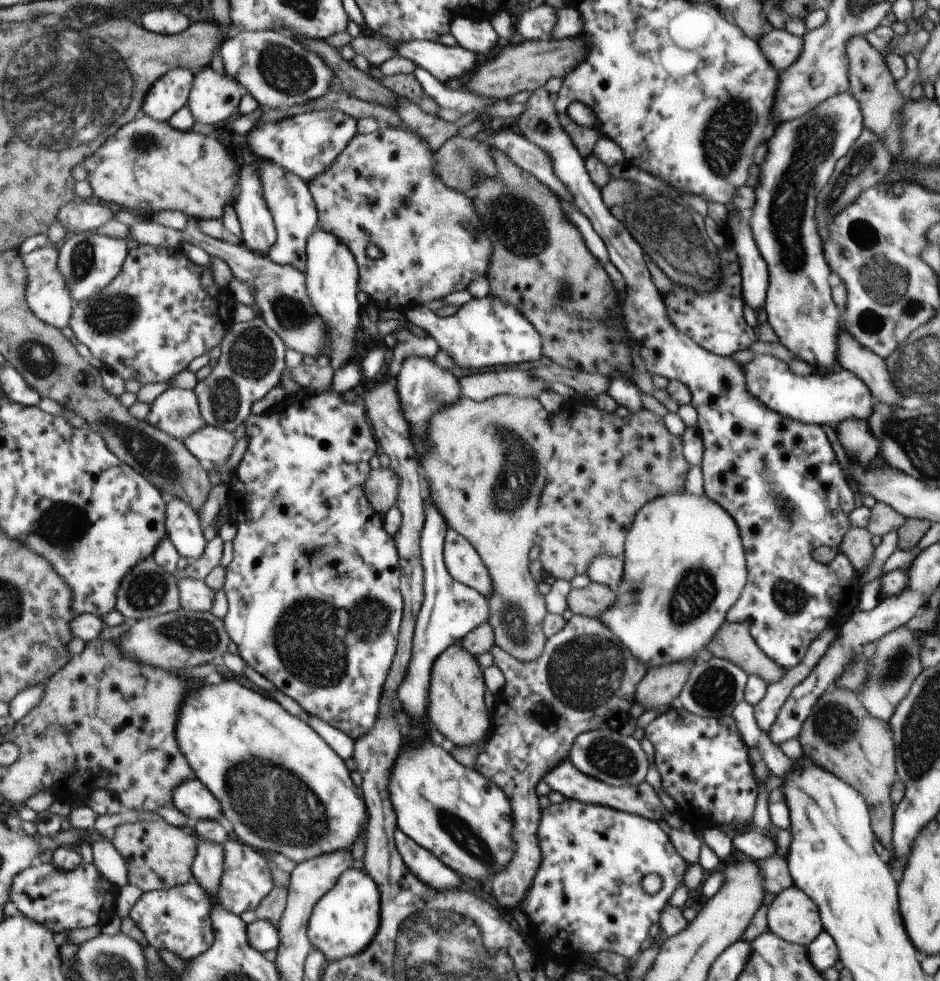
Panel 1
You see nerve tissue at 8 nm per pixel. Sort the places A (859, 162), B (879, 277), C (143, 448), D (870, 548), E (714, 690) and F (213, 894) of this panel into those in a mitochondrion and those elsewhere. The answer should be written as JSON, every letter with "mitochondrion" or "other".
{"A":"mitochondrion","B":"mitochondrion","C":"mitochondrion","D":"other","E":"mitochondrion","F":"other"}

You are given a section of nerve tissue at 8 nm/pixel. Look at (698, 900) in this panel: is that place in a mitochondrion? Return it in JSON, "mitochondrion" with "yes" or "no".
{"mitochondrion":"no"}

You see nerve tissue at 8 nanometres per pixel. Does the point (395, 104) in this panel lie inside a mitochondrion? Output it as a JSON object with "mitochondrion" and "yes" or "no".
{"mitochondrion":"no"}

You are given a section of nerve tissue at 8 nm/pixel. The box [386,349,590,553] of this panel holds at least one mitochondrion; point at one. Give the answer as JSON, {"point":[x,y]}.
{"point":[516,481]}

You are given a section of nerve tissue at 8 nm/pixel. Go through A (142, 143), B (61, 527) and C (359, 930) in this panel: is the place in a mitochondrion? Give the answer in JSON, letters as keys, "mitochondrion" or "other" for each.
{"A":"mitochondrion","B":"mitochondrion","C":"other"}

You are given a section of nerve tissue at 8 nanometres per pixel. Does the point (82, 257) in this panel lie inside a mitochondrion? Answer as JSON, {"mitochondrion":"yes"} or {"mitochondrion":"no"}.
{"mitochondrion":"yes"}

